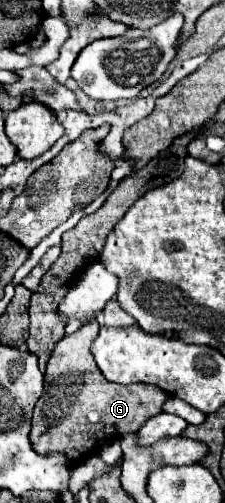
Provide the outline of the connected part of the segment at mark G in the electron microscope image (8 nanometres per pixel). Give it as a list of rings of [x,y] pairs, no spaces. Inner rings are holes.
[[[98,322],[86,324],[74,334],[64,336],[44,372],[44,394],[32,412],[32,430],[30,444],[38,454],[64,454],[70,466],[78,466],[82,460],[96,454],[102,442],[134,432],[140,424],[144,424],[150,416],[162,412],[162,404],[168,398],[160,388],[148,384],[114,384],[108,382],[98,366],[94,364],[90,346],[98,336]],[[96,438],[96,448],[94,448]]]

